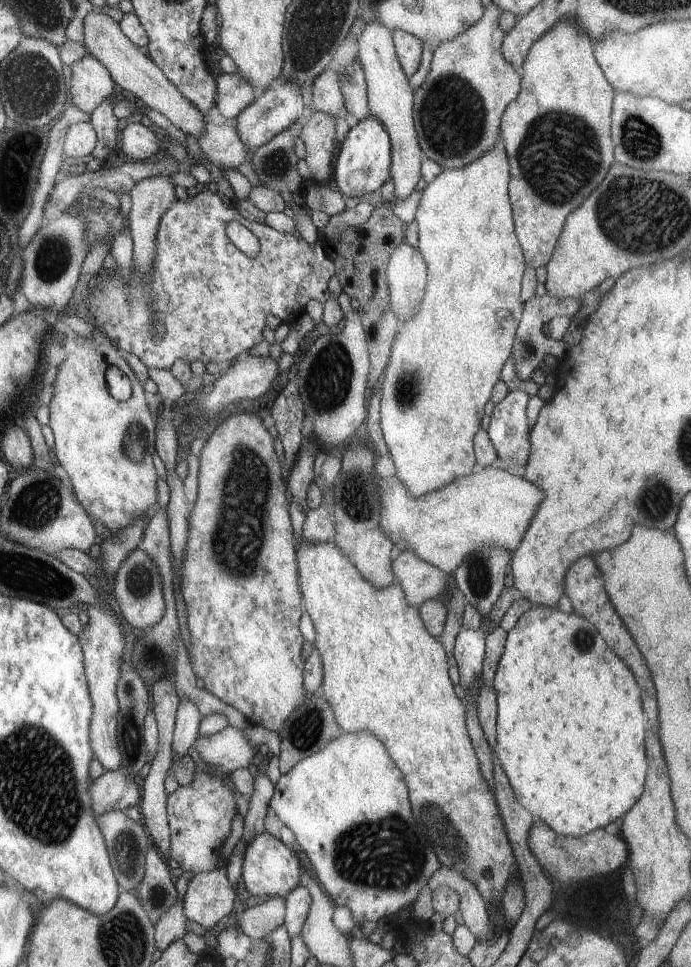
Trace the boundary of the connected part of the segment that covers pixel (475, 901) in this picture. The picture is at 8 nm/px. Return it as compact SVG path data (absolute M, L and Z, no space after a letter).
M447 866L439 867L427 881L426 884L430 890L435 890L439 886L447 886L458 894L459 912L469 932L473 934L477 943L485 943L493 941L493 928L489 926L491 915L489 907L481 894L477 892L477 888L457 870L447 868Z

